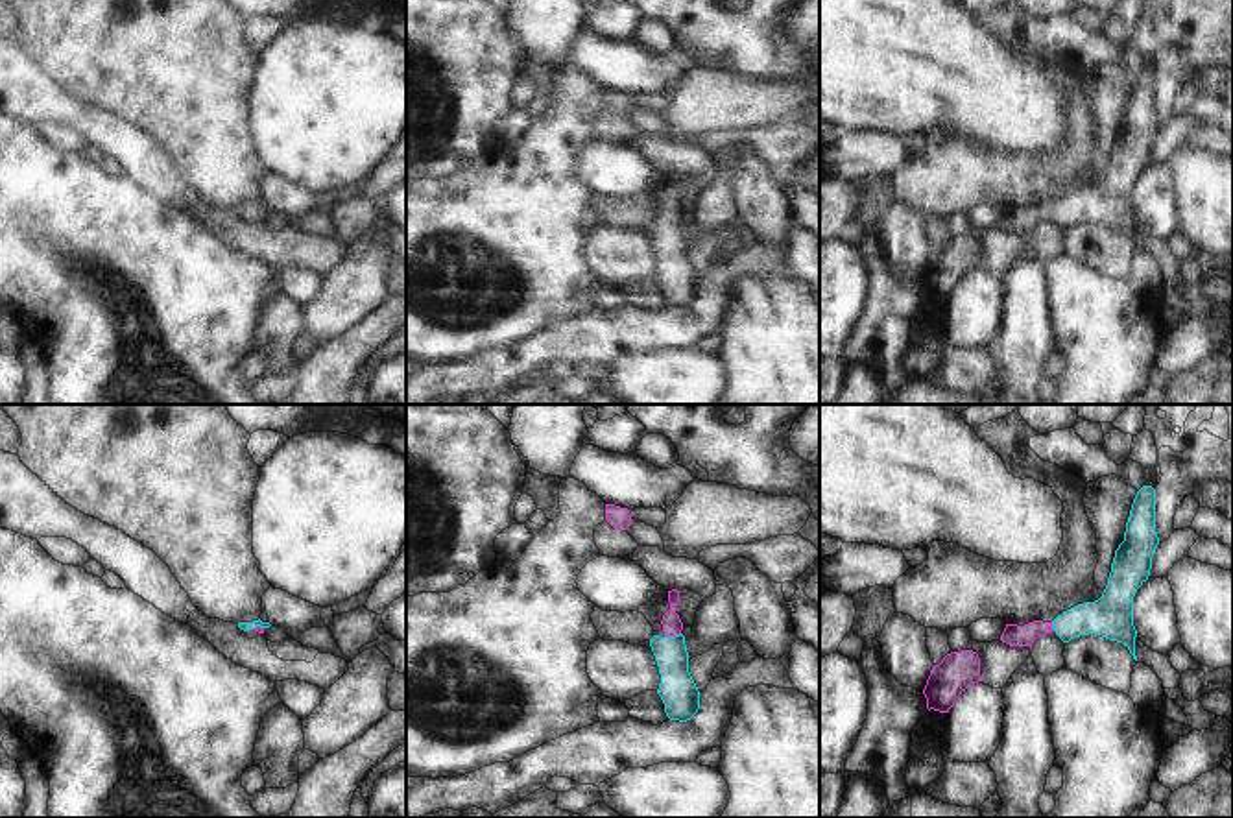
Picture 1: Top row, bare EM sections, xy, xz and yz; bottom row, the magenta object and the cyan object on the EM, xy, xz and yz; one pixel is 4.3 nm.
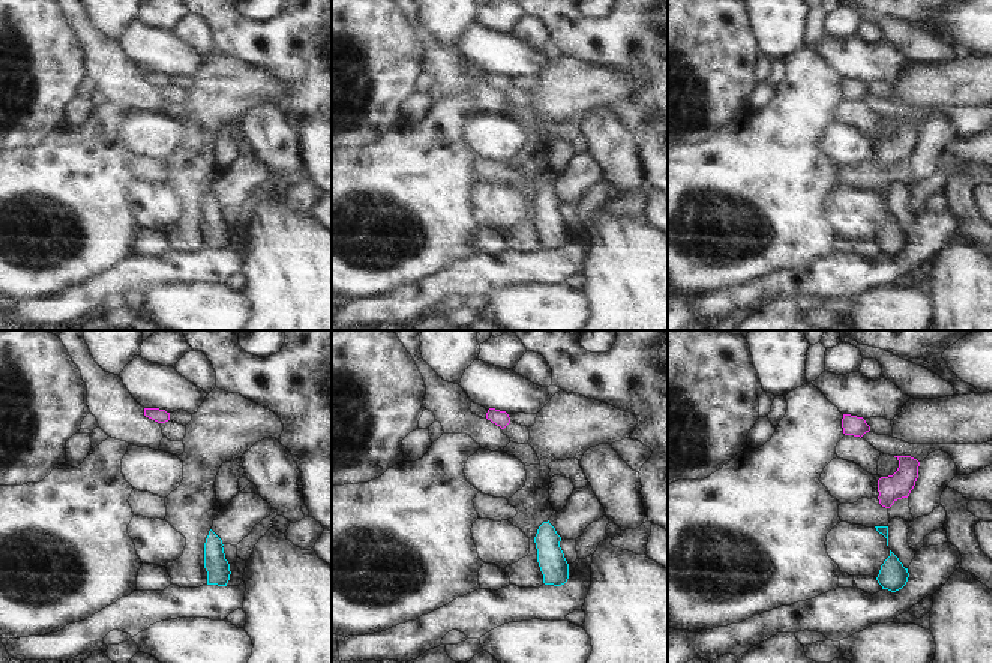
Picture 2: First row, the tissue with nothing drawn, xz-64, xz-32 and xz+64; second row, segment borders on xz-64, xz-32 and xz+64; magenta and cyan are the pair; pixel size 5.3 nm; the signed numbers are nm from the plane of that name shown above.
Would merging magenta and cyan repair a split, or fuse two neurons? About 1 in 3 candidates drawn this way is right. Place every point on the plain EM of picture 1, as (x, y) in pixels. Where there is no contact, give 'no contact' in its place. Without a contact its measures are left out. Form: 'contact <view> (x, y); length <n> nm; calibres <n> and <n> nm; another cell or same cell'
contact xz (672, 222); length 70 nm; calibres 90 and 160 nm; same cell

